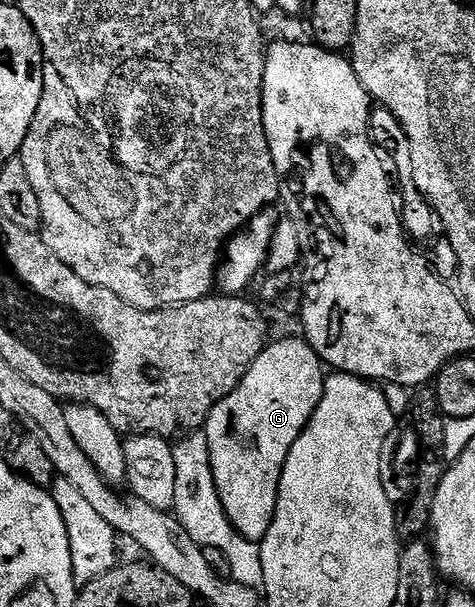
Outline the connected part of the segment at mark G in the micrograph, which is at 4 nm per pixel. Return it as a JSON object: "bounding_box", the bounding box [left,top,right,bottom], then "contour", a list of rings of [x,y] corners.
{"bounding_box":[205,338,325,544],"contour":[[[306,338],[299,339],[279,339],[268,342],[263,352],[257,357],[257,361],[253,361],[253,365],[249,369],[249,373],[245,373],[245,377],[241,377],[241,381],[237,385],[237,389],[233,389],[233,393],[229,393],[221,400],[209,413],[205,424],[205,434],[209,441],[209,461],[213,469],[213,481],[217,485],[217,497],[221,497],[221,505],[225,509],[225,513],[229,517],[229,521],[233,525],[233,529],[237,529],[237,533],[241,533],[241,537],[245,537],[249,541],[260,544],[263,542],[265,533],[269,533],[269,525],[273,525],[273,517],[277,509],[277,497],[279,496],[279,486],[281,485],[281,473],[285,469],[285,461],[289,457],[289,453],[293,449],[293,445],[297,441],[297,437],[301,437],[301,433],[309,425],[309,421],[313,417],[313,413],[317,409],[317,405],[323,396],[323,381],[325,378],[325,364],[319,358],[307,342]]]}

